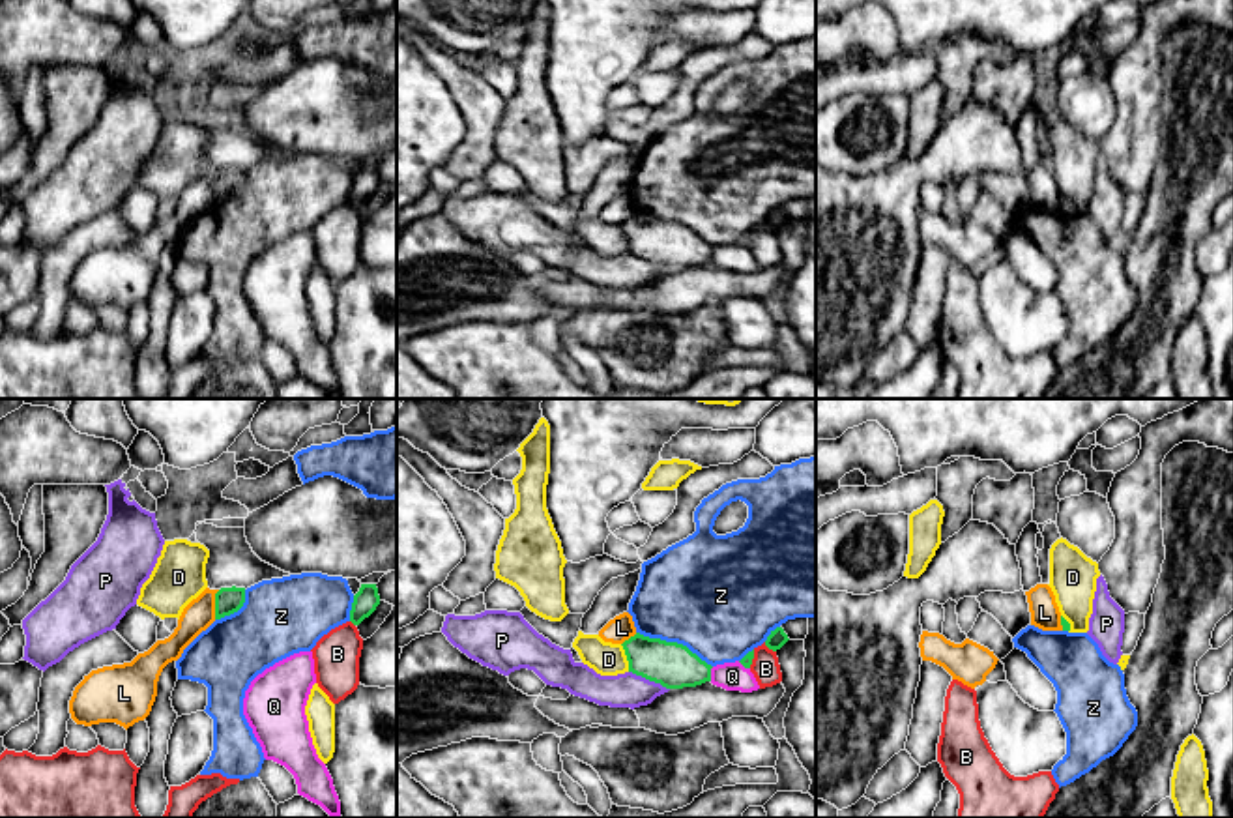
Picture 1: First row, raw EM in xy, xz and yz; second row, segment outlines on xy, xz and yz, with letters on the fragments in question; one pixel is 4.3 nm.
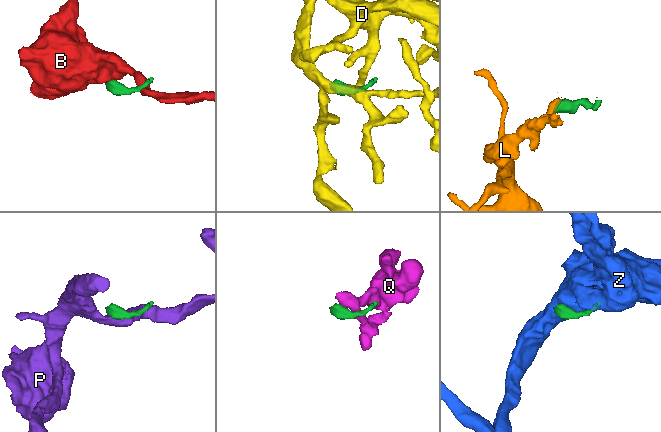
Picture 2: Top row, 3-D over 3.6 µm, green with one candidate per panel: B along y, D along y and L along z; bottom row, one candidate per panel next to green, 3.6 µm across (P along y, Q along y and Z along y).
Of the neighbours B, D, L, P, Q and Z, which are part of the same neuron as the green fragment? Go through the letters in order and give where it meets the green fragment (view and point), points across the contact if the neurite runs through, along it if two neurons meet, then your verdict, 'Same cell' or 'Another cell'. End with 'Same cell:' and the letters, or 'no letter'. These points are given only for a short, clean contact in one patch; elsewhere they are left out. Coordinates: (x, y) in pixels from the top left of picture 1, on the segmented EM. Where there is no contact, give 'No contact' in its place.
B: Touches green at xz (769, 648). Boundary: xz (764, 642), (775, 652). Another cell
D: Touches green at xz (627, 657). Another cell
L: Touches green at xy (216, 605). Boundary: xy (219, 590), (216, 594), (214, 618). Another cell
P: Touches green at xz (650, 680). Boundary: xz (629, 671), (668, 689). Another cell
Q: Touches green at xz (710, 674). Boundary: xz (713, 667), (710, 680). Another cell
Z: Touches green at xz (674, 642). Another cell
Same cell: no letter

